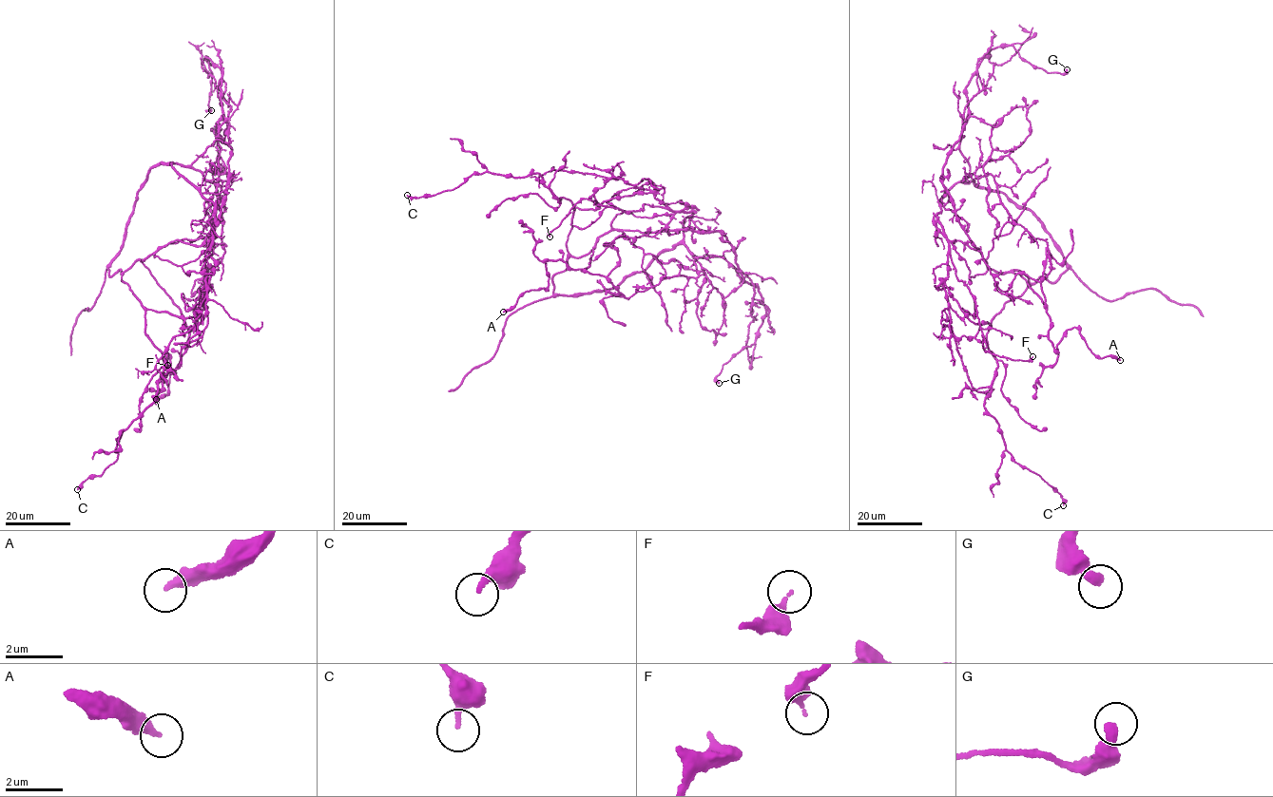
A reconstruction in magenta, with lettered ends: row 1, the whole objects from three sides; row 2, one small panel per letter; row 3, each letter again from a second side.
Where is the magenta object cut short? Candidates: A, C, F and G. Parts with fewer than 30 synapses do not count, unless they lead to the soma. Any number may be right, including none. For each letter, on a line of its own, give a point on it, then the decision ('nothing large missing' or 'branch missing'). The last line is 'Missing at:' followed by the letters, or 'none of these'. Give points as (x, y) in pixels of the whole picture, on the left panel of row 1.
A: place (156, 399); nothing large missing
C: place (77, 489); nothing large missing
F: place (167, 365); nothing large missing
G: place (211, 110); nothing large missing
Missing at: none of these

